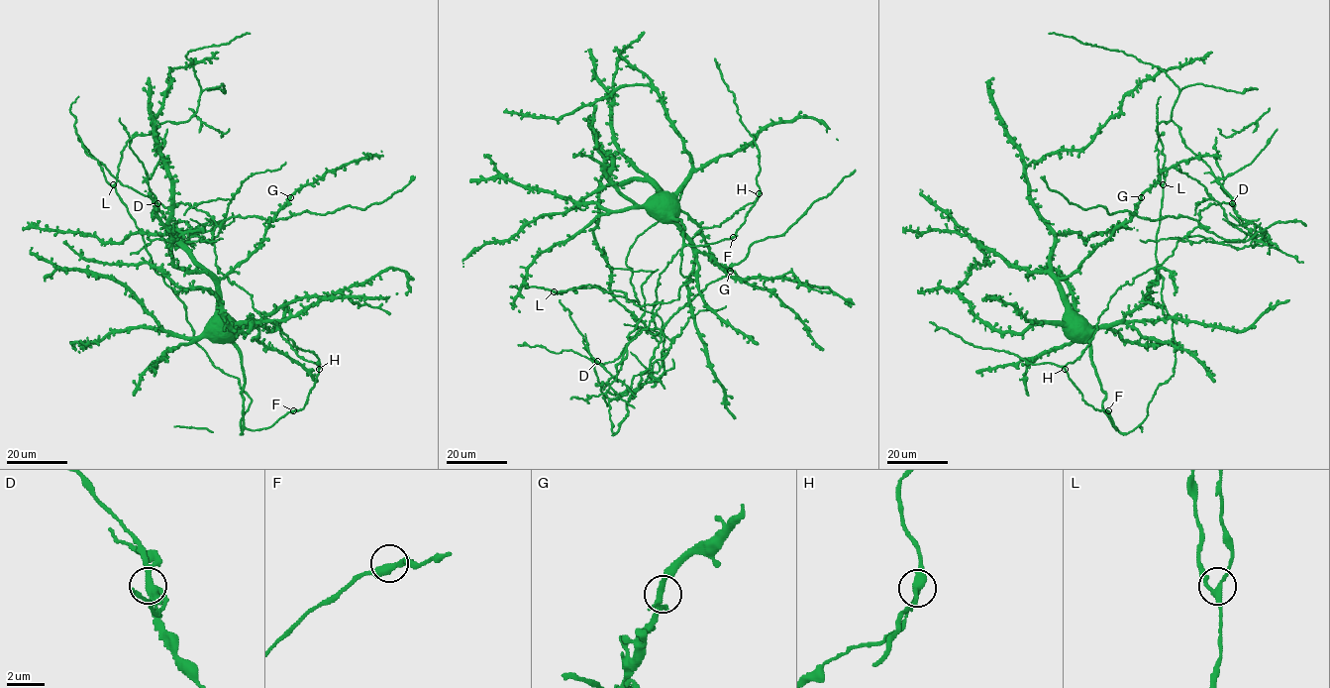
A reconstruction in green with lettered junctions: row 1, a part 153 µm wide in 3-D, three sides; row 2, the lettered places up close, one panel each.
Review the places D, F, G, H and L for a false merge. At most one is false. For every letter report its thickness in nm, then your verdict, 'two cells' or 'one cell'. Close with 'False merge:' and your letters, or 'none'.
D: calibre 300 nm; two cells
F: calibre 320 nm; one cell
G: calibre 300 nm; one cell
H: calibre 280 nm; one cell
L: calibre 260 nm; one cell
False merge: D

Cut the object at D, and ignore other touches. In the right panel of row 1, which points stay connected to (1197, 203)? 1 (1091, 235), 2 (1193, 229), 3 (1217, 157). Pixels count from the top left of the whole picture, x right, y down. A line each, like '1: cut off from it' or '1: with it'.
1: cut off from it
2: cut off from it
3: cut off from it

